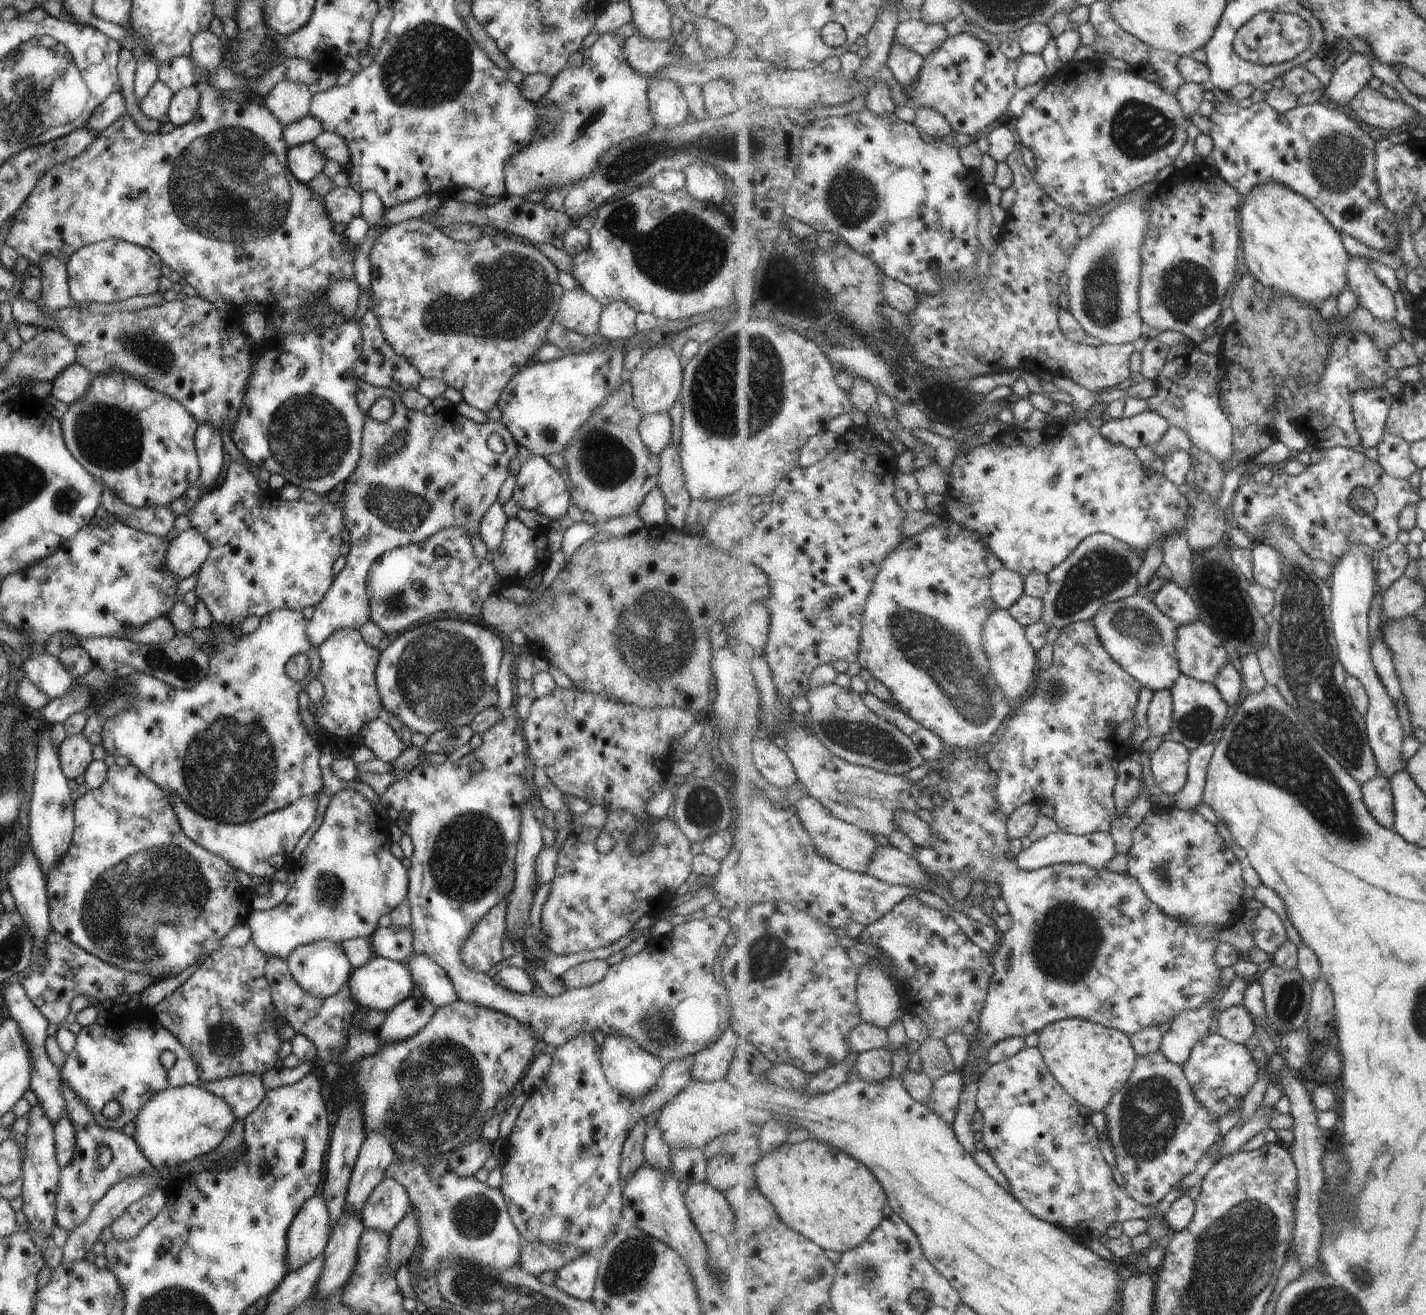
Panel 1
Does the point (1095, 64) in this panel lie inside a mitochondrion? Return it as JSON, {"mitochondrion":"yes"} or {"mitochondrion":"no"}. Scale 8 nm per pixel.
{"mitochondrion":"no"}

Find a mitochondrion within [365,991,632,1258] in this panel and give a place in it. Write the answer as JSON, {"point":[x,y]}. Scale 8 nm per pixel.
{"point":[440,1078]}

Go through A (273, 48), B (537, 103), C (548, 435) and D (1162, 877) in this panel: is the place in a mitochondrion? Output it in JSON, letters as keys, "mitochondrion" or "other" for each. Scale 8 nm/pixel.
{"A":"other","B":"other","C":"mitochondrion","D":"mitochondrion"}

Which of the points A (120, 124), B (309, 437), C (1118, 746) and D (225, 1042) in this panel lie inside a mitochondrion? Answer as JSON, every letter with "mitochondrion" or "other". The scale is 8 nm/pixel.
{"A":"other","B":"mitochondrion","C":"other","D":"mitochondrion"}

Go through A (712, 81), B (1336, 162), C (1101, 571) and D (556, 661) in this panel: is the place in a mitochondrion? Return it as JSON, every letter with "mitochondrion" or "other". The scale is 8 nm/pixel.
{"A":"other","B":"mitochondrion","C":"mitochondrion","D":"other"}

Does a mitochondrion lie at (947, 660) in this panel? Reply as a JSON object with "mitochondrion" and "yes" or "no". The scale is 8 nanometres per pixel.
{"mitochondrion":"yes"}

